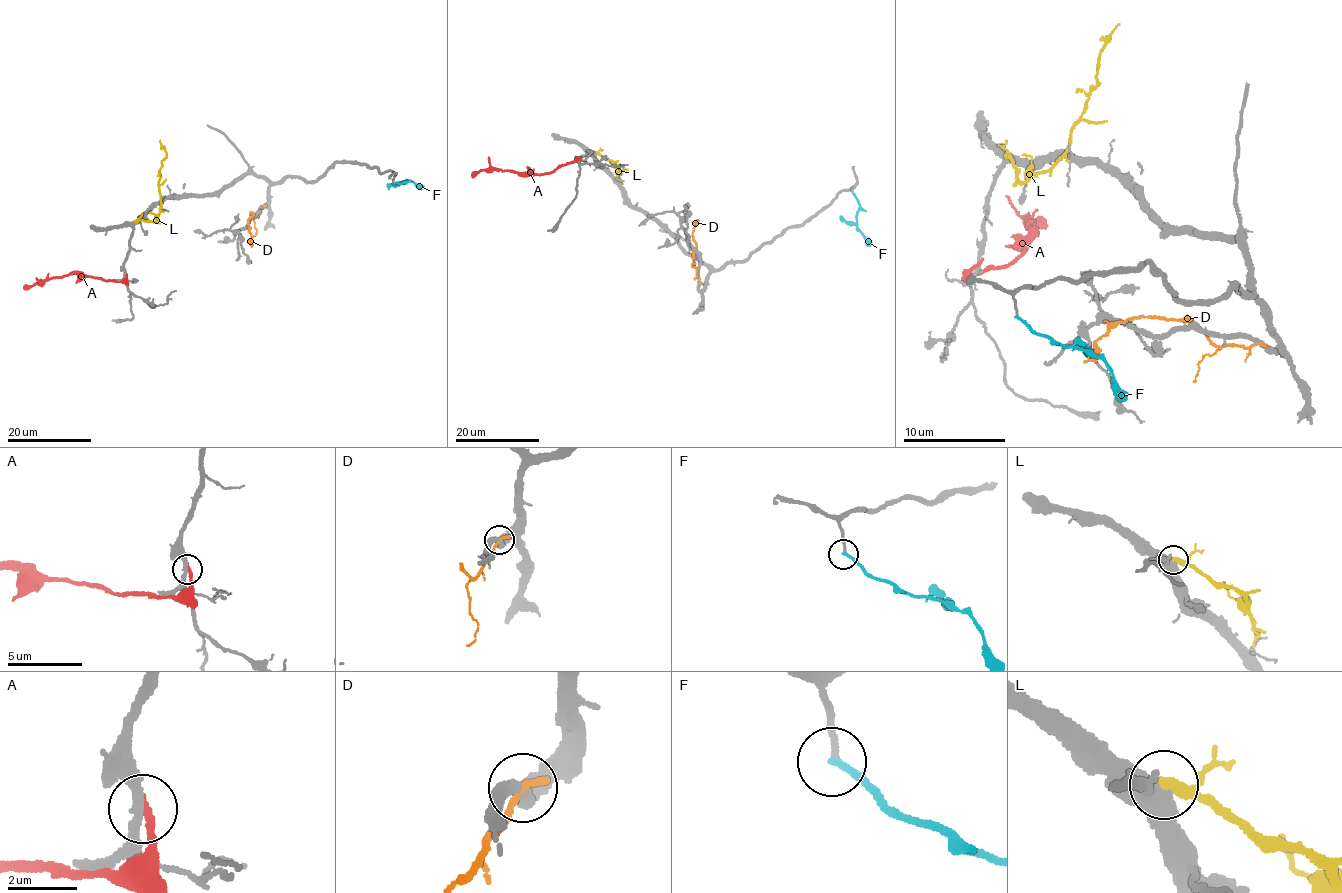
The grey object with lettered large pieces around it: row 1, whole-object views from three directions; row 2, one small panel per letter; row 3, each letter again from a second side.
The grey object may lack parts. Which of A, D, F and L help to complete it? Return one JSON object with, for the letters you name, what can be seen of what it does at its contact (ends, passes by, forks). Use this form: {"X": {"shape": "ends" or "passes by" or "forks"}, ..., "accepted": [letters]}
{"accepted": []}

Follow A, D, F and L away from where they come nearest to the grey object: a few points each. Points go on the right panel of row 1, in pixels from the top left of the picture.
A: (980, 261), (969, 273), (976, 274), (989, 265), (1016, 259), (1034, 227), (1027, 227), (1029, 213), (1048, 226)
D: (1261, 344), (1214, 347), (1192, 322), (1129, 317), (1116, 322), (1094, 345), (1094, 354), (1083, 362)
F: (1015, 317), (1066, 346), (1092, 350), (1103, 360), (1123, 398)
L: (1007, 155), (1023, 181), (1047, 170), (1065, 152), (1071, 127), (1094, 88), (1099, 52), (1120, 24)

